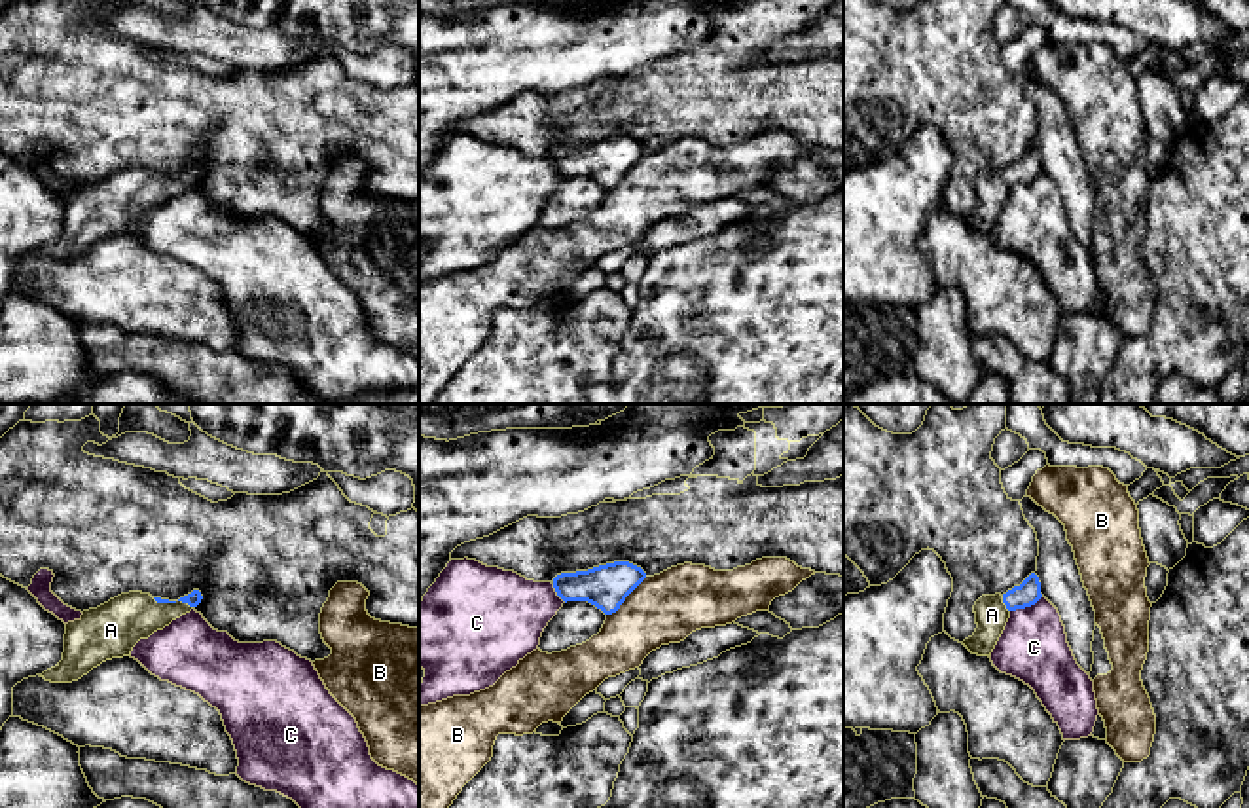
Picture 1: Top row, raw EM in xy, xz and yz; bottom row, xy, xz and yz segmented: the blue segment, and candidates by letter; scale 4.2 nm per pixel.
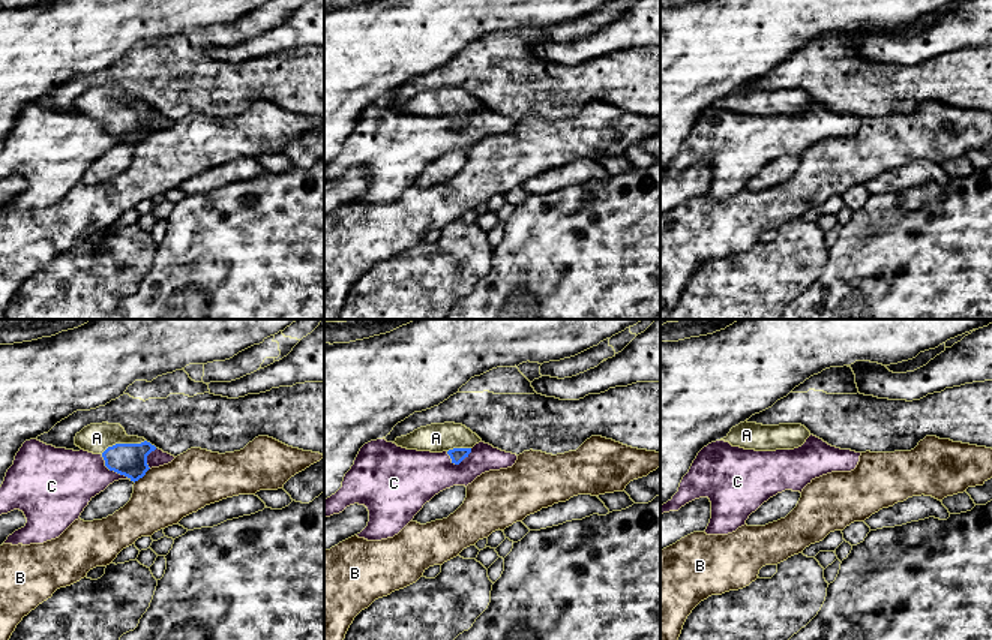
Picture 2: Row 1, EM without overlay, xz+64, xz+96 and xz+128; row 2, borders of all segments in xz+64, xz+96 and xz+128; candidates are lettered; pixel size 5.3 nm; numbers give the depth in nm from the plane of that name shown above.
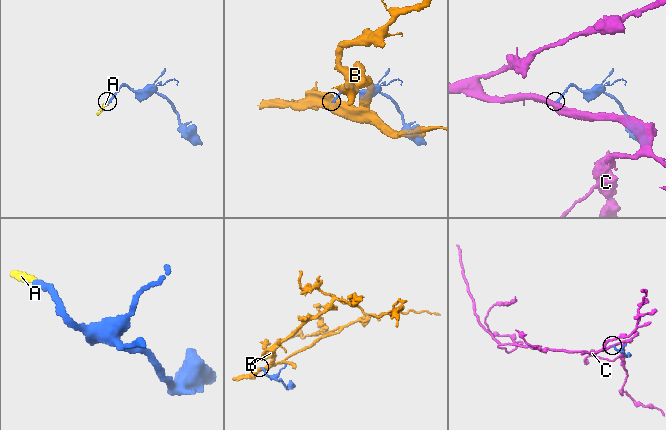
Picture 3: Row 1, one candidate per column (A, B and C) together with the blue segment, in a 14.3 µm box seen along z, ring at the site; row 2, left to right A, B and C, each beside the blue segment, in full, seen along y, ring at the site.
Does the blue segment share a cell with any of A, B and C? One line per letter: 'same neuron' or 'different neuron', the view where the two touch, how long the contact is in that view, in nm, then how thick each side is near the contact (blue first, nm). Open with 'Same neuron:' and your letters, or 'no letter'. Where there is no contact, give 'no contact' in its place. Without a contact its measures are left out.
Same neuron: A
A: same neuron; contact in yz; length 80 nm; calibres 100 and 140 nm
B: different neuron; contact in xz; length 240 nm; calibres 190 and 300 nm
C: different neuron; contact in yz; length 160 nm; calibres 100 and 300 nm

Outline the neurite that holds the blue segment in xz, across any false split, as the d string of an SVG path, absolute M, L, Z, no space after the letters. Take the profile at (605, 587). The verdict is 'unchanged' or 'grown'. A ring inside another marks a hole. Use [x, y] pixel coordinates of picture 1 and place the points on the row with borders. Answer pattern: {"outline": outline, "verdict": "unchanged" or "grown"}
{"outline": "M614 561L588 571L561 573L553 578L553 588L565 603L588 601L605 615L612 615L644 578L646 573L641 567Z", "verdict": "unchanged"}

